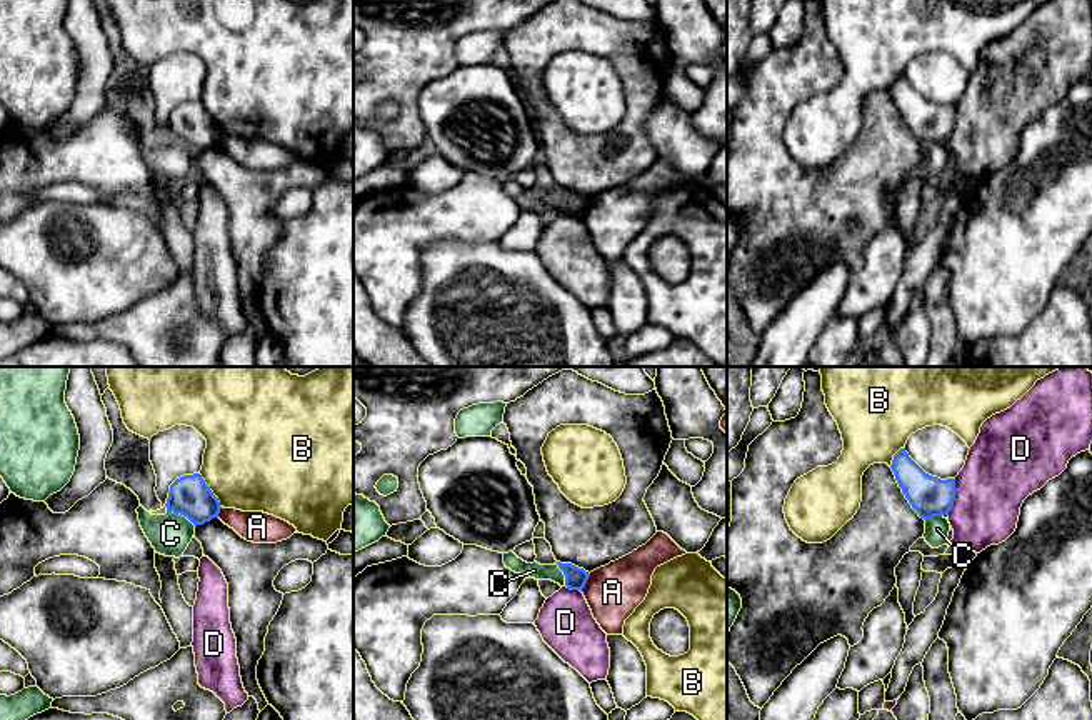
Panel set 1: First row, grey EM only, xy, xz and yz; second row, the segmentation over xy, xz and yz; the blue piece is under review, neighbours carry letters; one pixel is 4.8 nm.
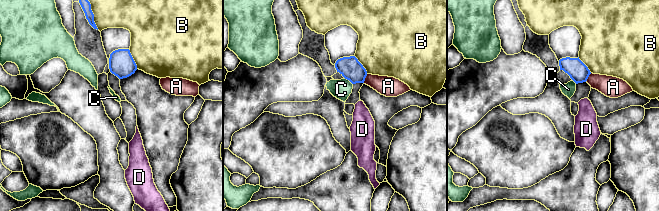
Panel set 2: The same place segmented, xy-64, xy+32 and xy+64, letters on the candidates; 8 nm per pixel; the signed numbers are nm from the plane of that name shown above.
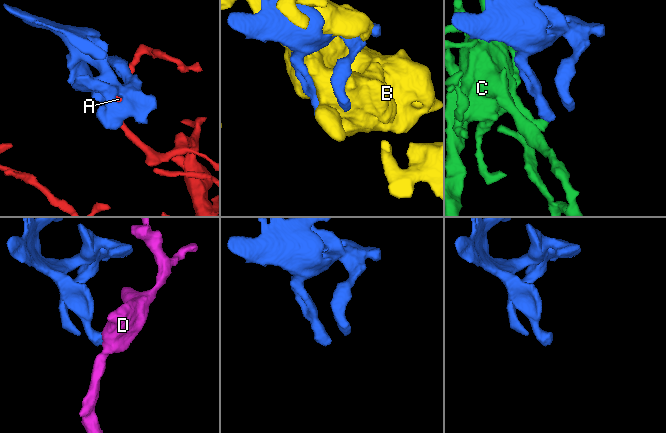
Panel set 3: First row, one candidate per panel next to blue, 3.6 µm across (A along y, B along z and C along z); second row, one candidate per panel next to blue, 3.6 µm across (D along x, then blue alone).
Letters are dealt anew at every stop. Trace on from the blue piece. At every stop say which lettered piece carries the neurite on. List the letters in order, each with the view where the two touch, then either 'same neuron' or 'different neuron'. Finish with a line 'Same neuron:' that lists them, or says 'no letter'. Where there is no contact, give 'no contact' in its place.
A: meets blue in xz; different neuron
B: meets blue in xy; different neuron
C: meets blue in xy; different neuron
D: meets blue in yz; different neuron
Same neuron: no letter

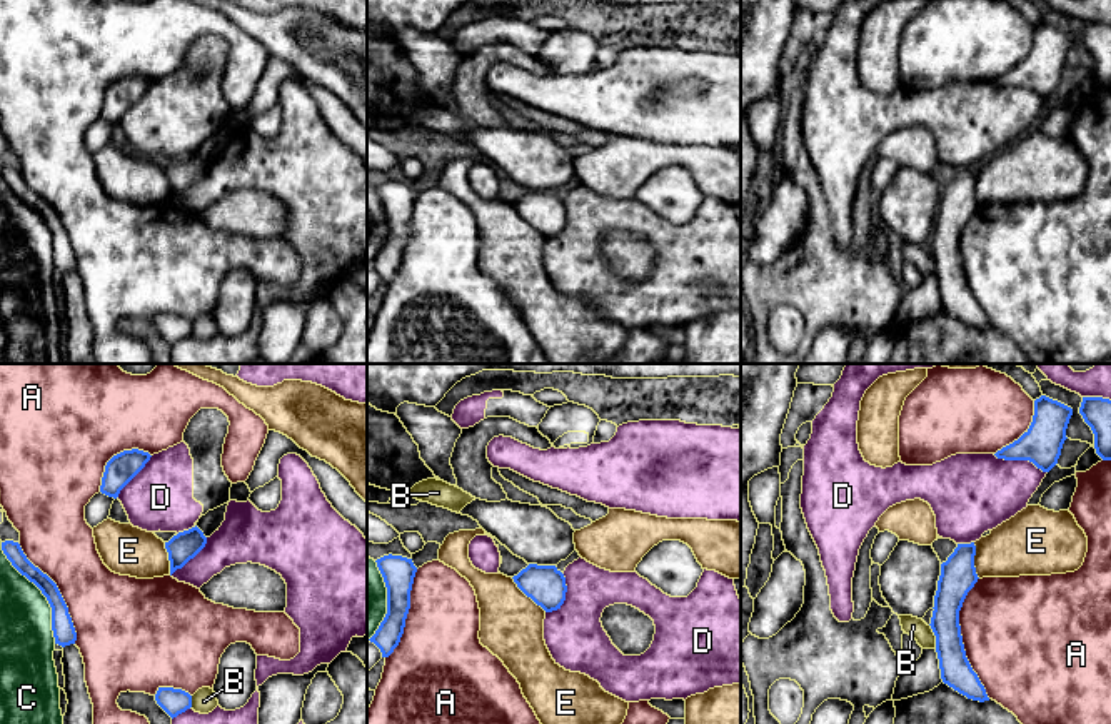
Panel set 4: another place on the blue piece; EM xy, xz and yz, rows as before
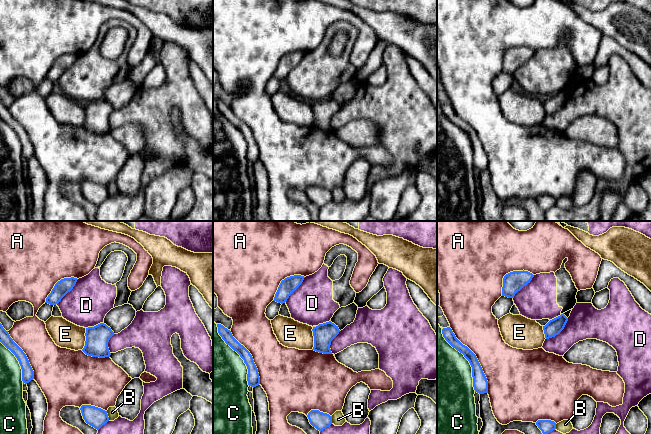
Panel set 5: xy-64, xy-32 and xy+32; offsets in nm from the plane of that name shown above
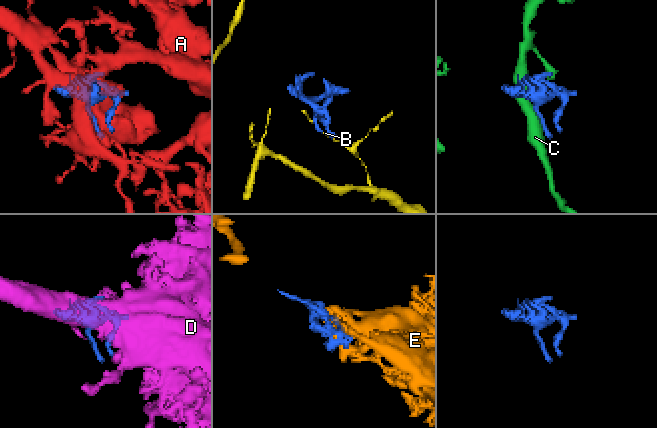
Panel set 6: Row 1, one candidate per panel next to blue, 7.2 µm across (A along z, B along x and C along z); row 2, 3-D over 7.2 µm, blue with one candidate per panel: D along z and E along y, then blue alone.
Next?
A: meets blue in yz; different neuron
B: meets blue in yz; different neuron
C: meets blue in xy; different neuron
D: meets blue in yz; different neuron
E: meets blue in xz; same neuron
Same neuron: E

